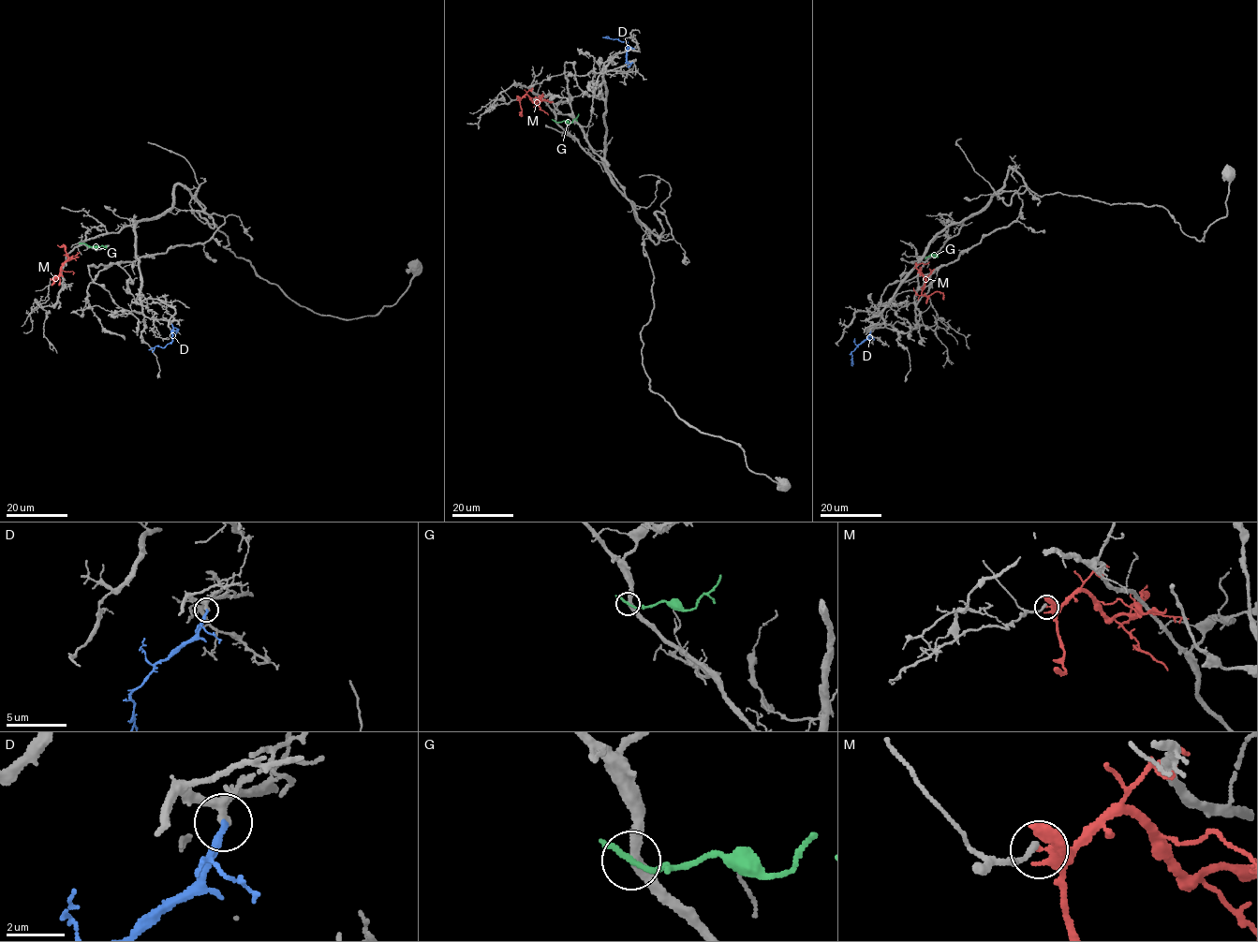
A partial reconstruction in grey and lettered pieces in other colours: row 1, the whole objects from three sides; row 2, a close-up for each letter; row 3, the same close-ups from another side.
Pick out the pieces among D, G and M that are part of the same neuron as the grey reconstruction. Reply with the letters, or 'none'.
D

